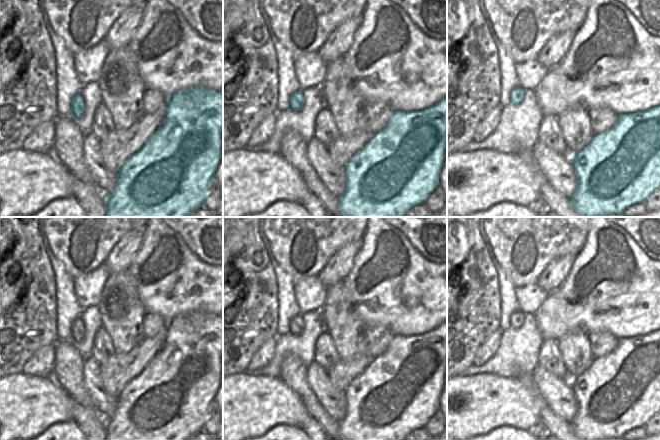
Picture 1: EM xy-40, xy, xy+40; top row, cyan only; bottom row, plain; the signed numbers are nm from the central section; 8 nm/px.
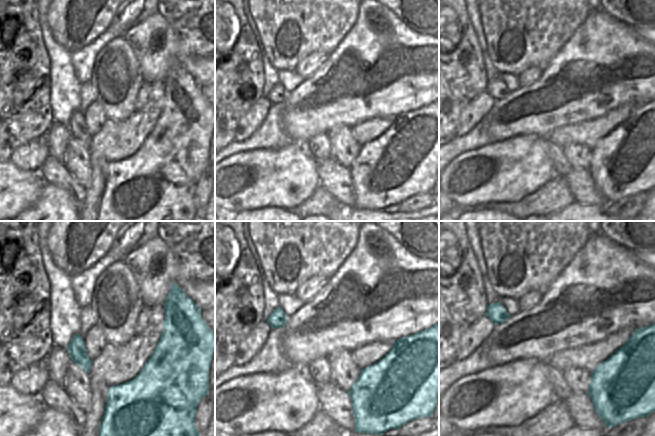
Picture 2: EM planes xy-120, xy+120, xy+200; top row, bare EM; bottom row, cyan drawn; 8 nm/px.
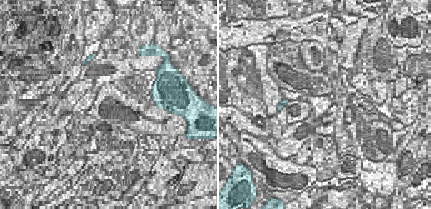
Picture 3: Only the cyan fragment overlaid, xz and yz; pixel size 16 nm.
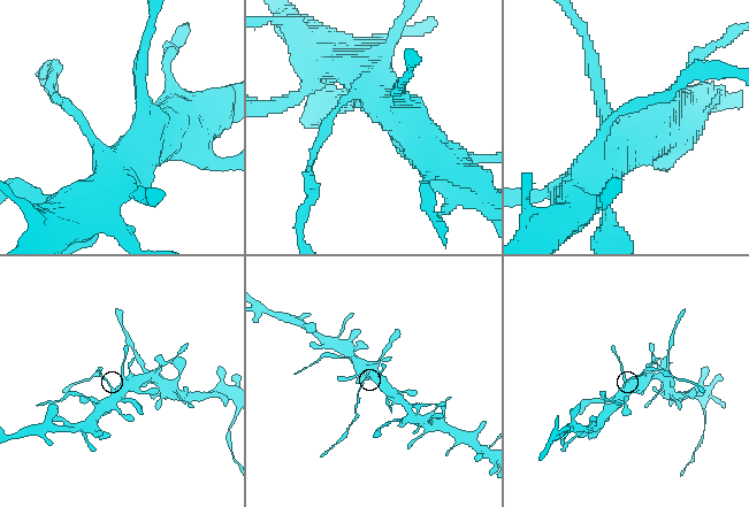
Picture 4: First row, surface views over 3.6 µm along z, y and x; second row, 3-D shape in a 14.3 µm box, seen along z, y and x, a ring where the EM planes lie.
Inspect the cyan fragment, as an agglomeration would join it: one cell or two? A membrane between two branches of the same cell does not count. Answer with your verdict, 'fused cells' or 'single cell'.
fused cells

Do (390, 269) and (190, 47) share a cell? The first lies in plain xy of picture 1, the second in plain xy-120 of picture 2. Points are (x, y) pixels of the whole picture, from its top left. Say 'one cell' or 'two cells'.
two cells

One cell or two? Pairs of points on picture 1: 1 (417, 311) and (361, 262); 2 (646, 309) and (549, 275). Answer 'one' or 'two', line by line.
1: one
2: two

